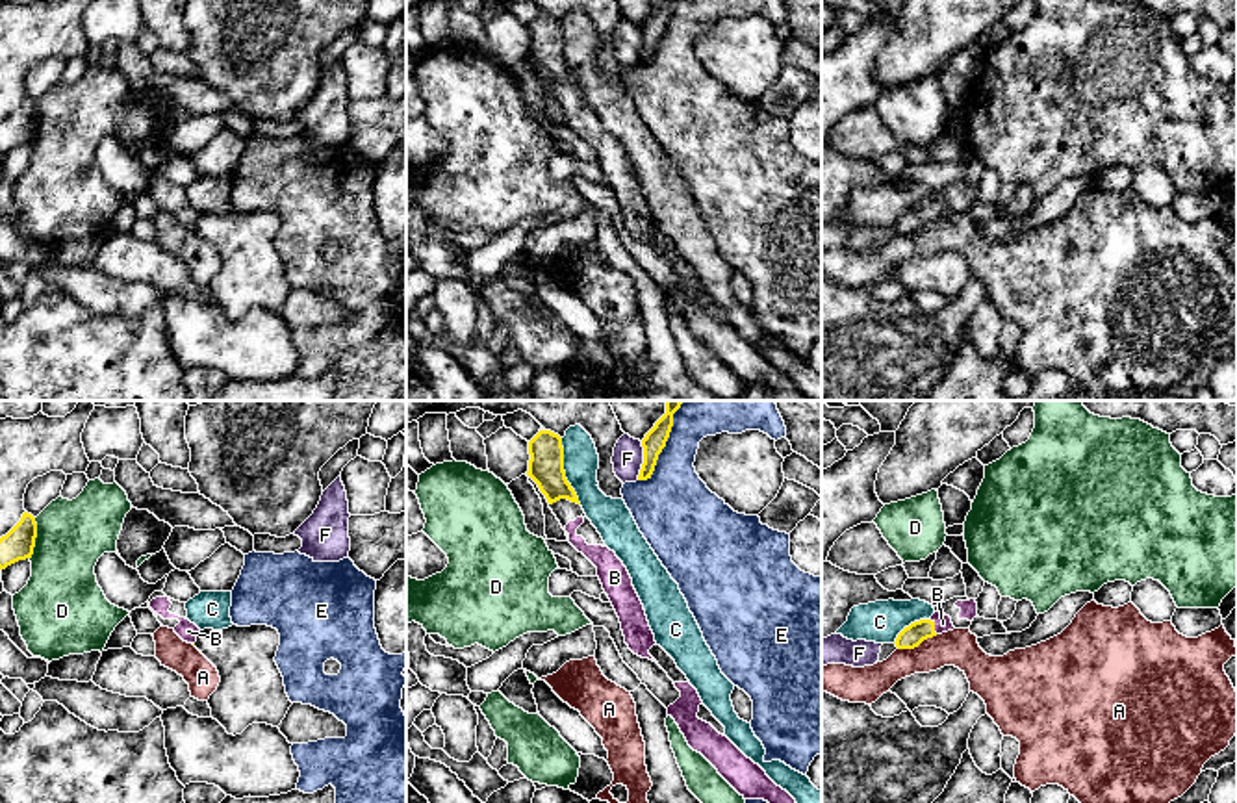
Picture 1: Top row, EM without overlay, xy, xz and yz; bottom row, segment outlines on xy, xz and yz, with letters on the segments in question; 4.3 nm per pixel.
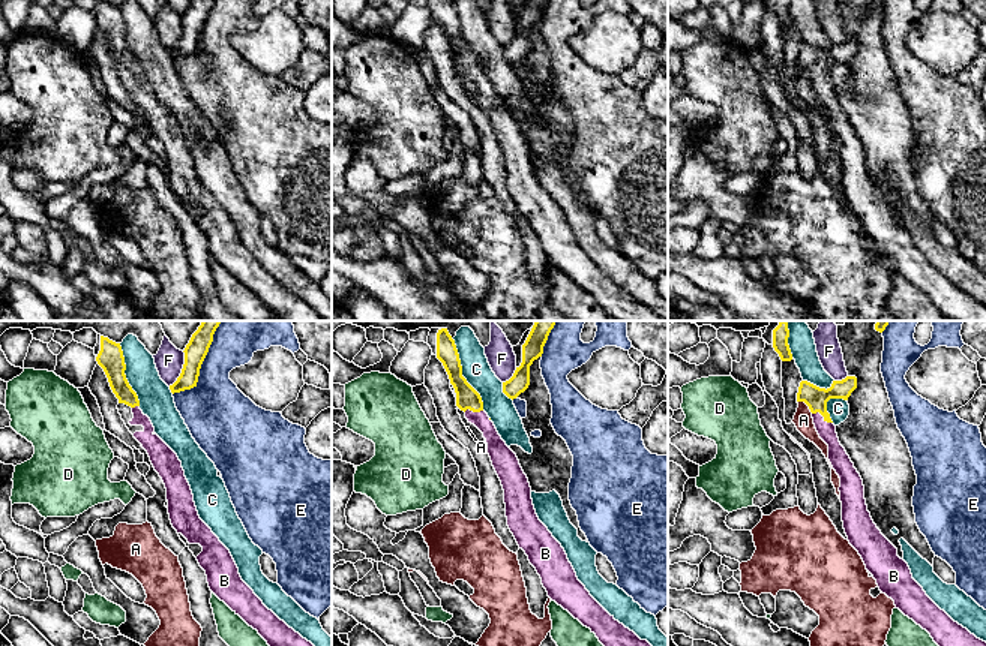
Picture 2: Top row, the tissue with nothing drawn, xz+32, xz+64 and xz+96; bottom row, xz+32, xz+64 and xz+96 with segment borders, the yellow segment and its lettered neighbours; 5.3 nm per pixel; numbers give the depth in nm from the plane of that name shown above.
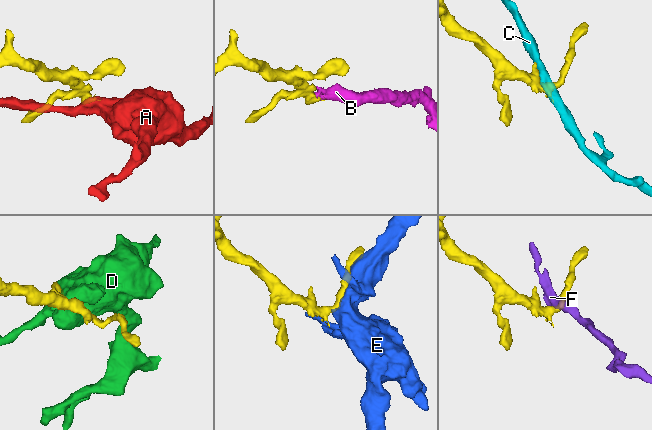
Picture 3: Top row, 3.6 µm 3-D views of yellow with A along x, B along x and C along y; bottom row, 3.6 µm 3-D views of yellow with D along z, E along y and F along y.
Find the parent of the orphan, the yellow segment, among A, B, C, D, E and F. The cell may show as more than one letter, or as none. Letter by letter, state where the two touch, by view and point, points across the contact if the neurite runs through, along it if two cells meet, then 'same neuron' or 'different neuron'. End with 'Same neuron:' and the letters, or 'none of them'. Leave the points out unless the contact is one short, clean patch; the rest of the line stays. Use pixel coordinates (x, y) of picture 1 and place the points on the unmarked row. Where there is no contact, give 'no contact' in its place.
A: contact yz (917, 230); border yz (937, 219), (913, 232), (898, 234); different neuron
B: contact yz (933, 212); way yz (911, 221), (933, 212), (943, 208); same neuron
C: contact xz (564, 56); different neuron
D: contact xy (36, 121); different neuron
E: contact xz (661, 36); different neuron
F: contact xz (644, 45); border xz (642, 26), (642, 52), (637, 63); different neuron
Same neuron: B

